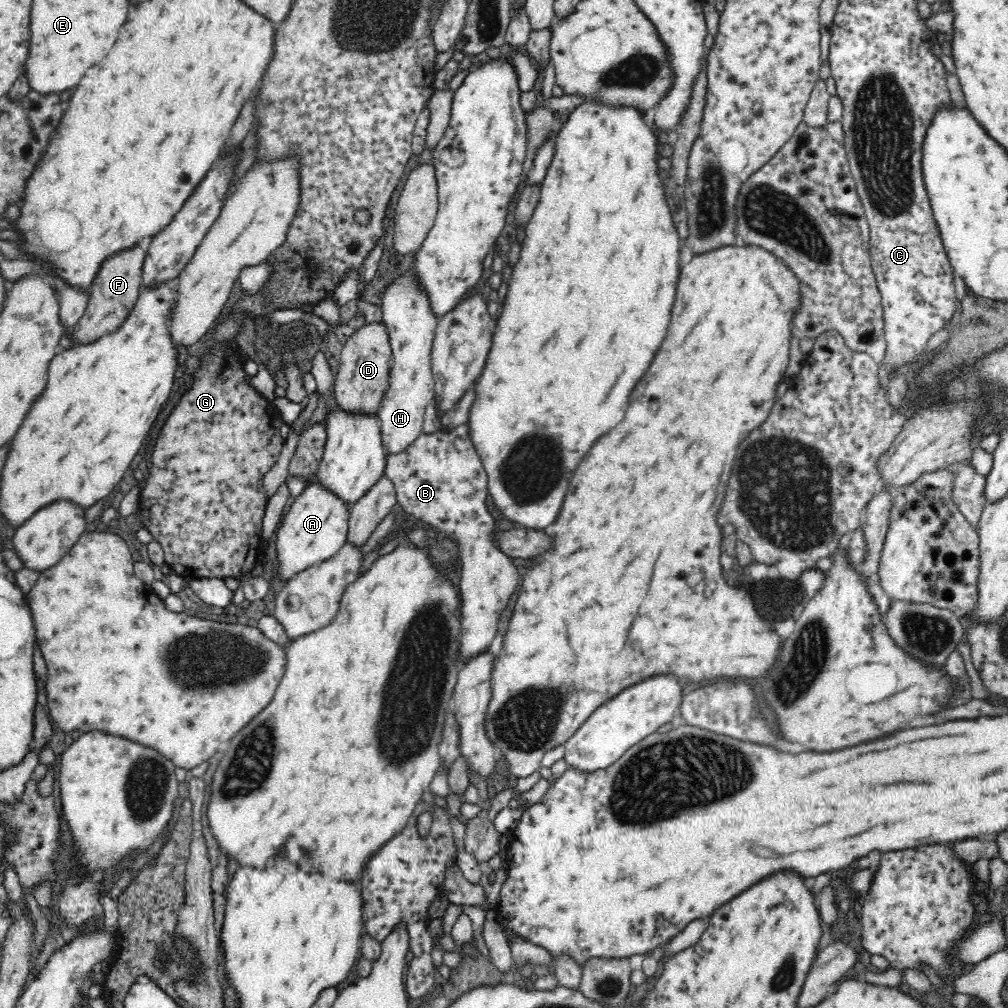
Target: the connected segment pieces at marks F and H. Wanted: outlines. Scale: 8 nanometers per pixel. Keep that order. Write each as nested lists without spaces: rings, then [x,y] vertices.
[[[136,246],[108,258],[100,266],[98,276],[89,288],[89,302],[84,315],[78,324],[67,332],[73,344],[78,346],[92,344],[101,336],[116,332],[116,329],[124,324],[138,302],[139,292],[142,289],[142,270],[145,257],[144,250]]]
[[[407,271],[398,277],[384,293],[383,324],[392,351],[388,388],[376,412],[380,423],[382,445],[387,455],[395,455],[411,445],[422,434],[426,407],[435,400],[431,372],[431,348],[439,318],[432,313],[428,296],[415,274]]]

